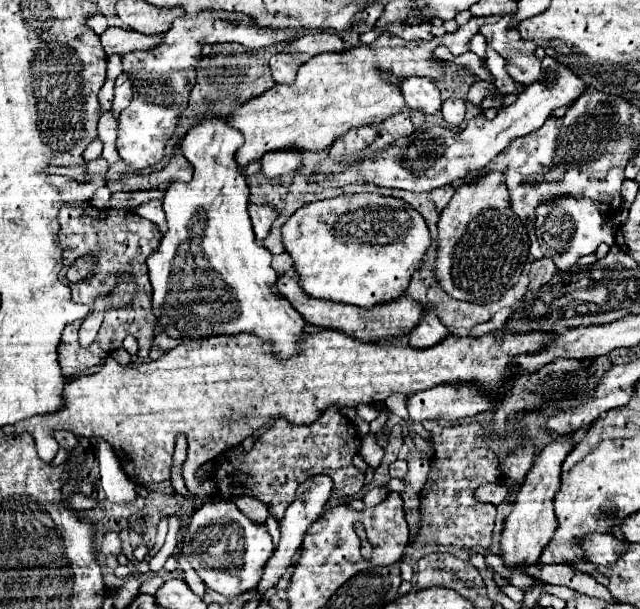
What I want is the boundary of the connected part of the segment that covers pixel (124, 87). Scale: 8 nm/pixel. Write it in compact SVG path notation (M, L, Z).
M119 75L117 81L115 81L115 99L113 99L113 105L111 105L111 113L115 117L119 117L119 113L129 105L131 97L133 97L131 81L127 81L127 77Z

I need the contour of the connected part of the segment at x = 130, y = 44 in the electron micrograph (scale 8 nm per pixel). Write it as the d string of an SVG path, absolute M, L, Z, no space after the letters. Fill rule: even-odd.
M109 27L101 35L101 47L105 55L123 55L127 51L139 51L139 49L151 49L161 41L163 35L155 37L145 37L143 33L131 31L131 29L121 29L121 27Z

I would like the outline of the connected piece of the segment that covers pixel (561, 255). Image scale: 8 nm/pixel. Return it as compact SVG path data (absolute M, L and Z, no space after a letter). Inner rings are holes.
M571 195L551 199L537 207L535 233L541 249L545 251L545 257L555 257L565 261L565 263L559 263L559 269L569 269L581 257L595 253L595 249L601 243L607 243L607 245L615 243L613 225L609 219L601 217L595 203L591 199L575 199Z

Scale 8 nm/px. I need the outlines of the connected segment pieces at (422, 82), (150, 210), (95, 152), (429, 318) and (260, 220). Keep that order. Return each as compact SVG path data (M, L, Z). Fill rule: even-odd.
M409 77L407 81L401 81L401 91L411 109L421 109L427 115L441 111L439 89L433 81L425 77Z
M147 201L147 203L141 203L139 207L135 207L133 209L139 217L145 217L145 219L149 219L149 221L153 221L153 223L157 223L159 225L159 229L163 229L163 227L167 227L167 221L165 221L165 213L163 213L163 207L161 207L161 201Z
M93 139L93 141L87 145L87 149L85 149L85 153L83 153L83 159L85 159L85 161L93 161L93 159L101 157L101 151L103 151L103 143L101 143L99 139Z
M425 305L423 321L419 321L419 325L407 337L409 337L409 345L411 347L427 349L427 347L433 347L433 345L441 343L449 335L451 335L451 331L441 325L441 321L435 315L435 309Z
M249 205L249 217L251 217L257 241L263 241L269 235L271 225L277 219L277 215L279 211L271 205Z

